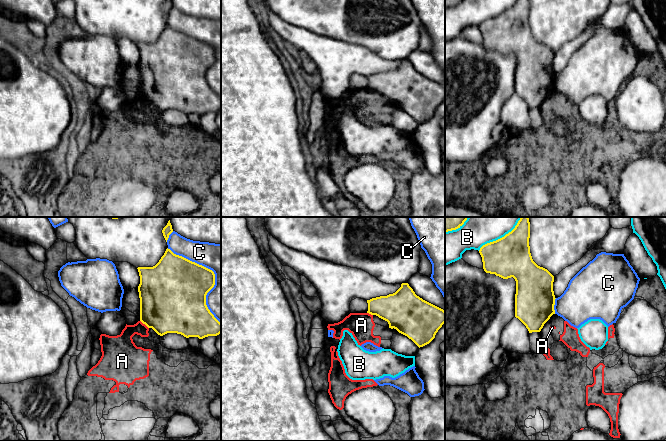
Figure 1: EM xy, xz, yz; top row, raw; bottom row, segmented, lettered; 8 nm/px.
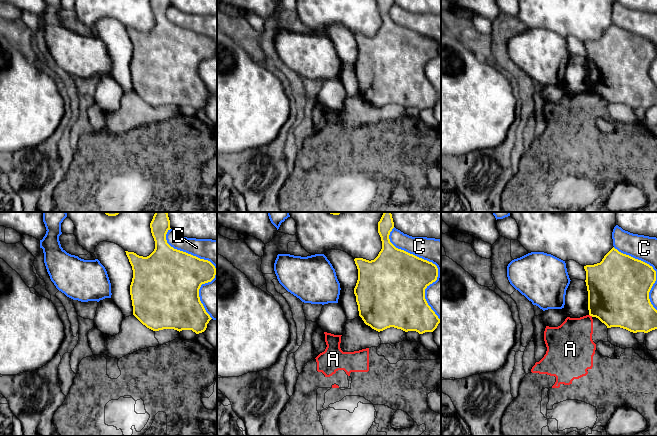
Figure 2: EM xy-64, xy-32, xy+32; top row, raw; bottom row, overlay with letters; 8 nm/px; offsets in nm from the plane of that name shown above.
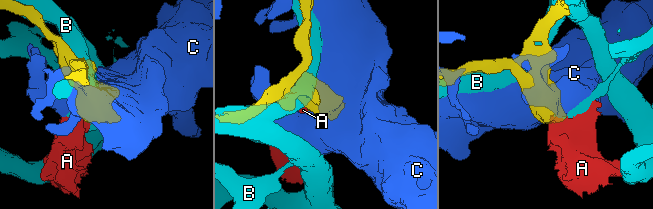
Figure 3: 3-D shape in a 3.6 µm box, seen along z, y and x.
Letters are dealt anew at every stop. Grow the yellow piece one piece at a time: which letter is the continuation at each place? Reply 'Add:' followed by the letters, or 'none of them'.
Add: none of them

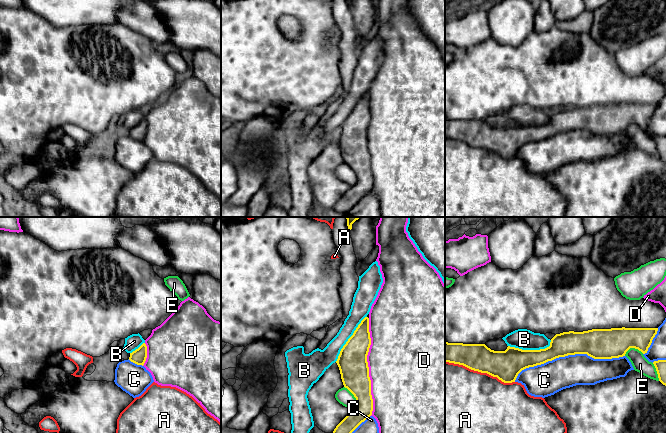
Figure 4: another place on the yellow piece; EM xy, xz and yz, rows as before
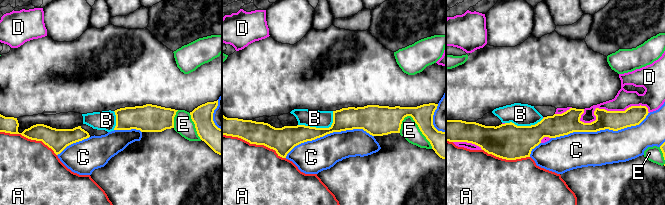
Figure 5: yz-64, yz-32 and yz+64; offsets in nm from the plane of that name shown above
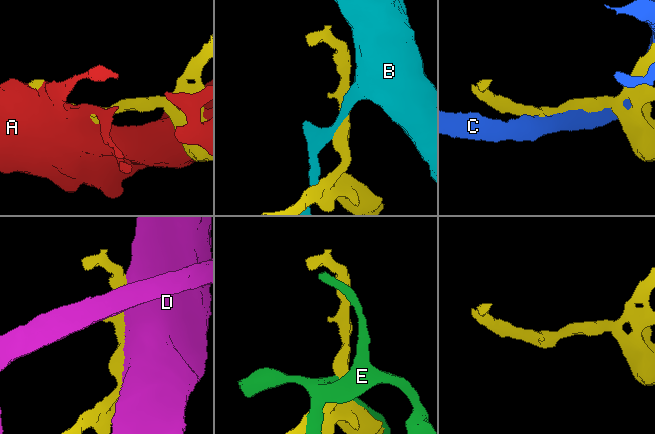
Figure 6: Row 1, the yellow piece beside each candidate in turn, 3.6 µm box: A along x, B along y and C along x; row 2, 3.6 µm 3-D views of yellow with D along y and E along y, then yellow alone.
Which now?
Add: none of them

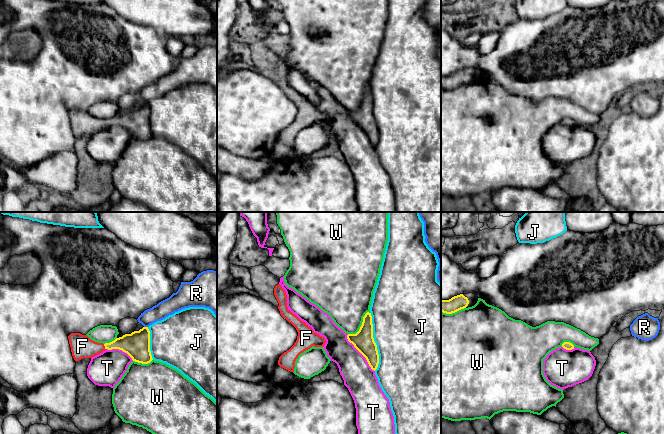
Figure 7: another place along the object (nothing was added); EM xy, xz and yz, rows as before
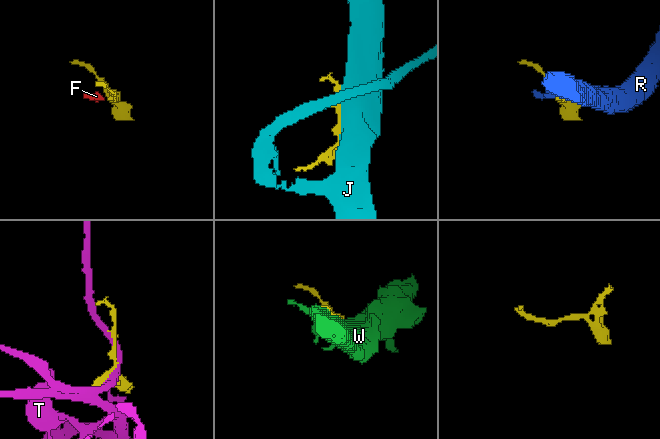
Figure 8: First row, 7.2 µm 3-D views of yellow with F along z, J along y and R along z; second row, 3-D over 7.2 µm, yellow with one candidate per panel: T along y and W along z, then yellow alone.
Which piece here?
Add: F

